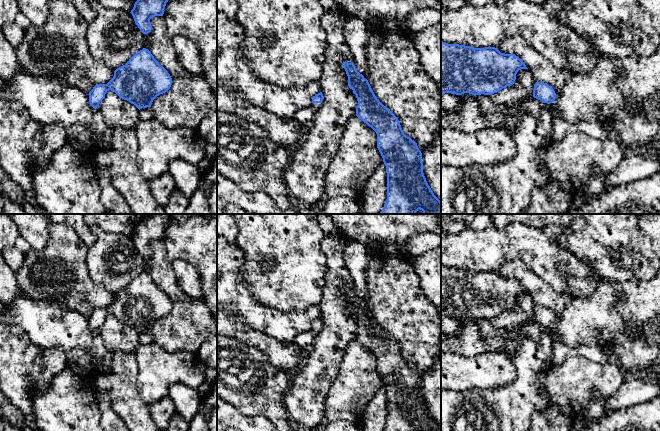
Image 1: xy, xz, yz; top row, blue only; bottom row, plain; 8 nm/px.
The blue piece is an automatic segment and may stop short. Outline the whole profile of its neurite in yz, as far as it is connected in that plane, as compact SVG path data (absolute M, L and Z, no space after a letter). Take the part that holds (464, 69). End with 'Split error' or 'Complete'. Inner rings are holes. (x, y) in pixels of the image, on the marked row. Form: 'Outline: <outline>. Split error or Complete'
Outline: M441 41L441 96L444 93L492 95L513 85L521 69L528 68L515 54L501 53L495 47L473 48Z. Complete

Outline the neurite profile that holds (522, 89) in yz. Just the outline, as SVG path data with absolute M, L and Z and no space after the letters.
M521 69L516 74L513 85L503 88L492 95L476 95L480 112L489 115L500 106L512 108L520 102L524 102L533 97L534 85L537 81L529 69Z

